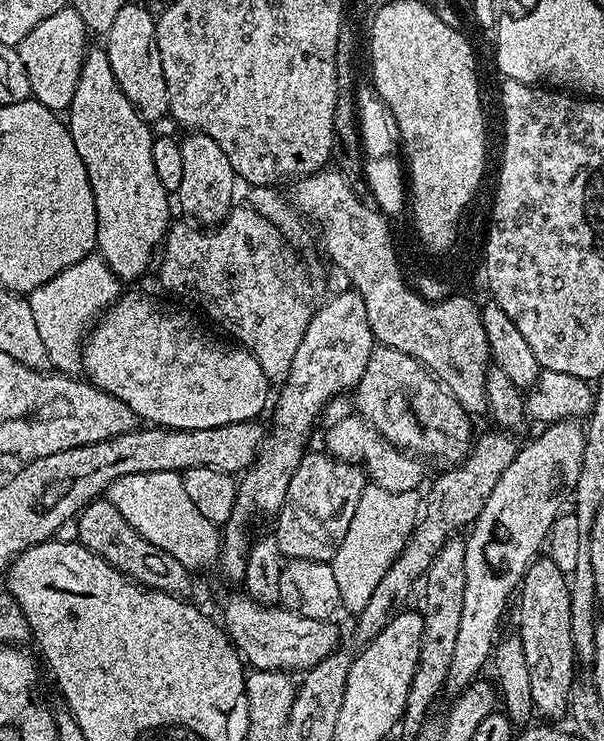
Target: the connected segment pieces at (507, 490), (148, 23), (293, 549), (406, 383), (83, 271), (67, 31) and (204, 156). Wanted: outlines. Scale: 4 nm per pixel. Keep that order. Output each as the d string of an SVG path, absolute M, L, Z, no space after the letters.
M557 420L543 429L541 436L536 436L528 445L521 447L516 453L514 462L502 470L502 478L498 478L490 498L486 498L486 506L482 506L482 514L470 526L464 540L466 550L466 595L462 600L462 619L458 630L454 658L450 661L450 674L447 687L463 690L476 683L480 672L490 664L490 657L501 635L500 622L504 611L508 608L508 599L513 599L514 593L524 580L526 570L533 560L541 555L552 524L561 515L564 499L573 495L578 474L582 474L584 458L584 436L586 428L578 420Z
M130 2L114 17L110 30L103 37L102 47L110 58L110 70L126 94L130 106L146 122L160 120L169 115L166 74L162 74L162 58L156 41L156 16L148 13L142 5Z
M320 452L304 453L294 478L290 478L284 505L274 520L278 550L288 560L332 561L342 546L342 538L346 538L346 530L350 530L358 498L362 498L362 490L370 483L359 464L348 464Z
M377 345L373 349L366 370L354 389L354 406L357 413L378 429L391 444L405 451L415 452L424 458L432 456L446 462L445 465L448 466L460 463L469 451L472 440L469 413L464 411L428 368L422 366L412 355L403 354L400 350L384 345Z
M99 254L84 256L74 266L59 272L50 282L27 293L38 335L48 351L48 363L53 369L72 374L81 367L82 345L97 320L116 303L122 295L121 281L110 270L110 266Z
M70 6L50 14L50 18L38 22L38 26L34 26L34 30L30 30L26 38L22 38L18 51L30 78L31 99L57 114L63 113L72 105L74 90L82 74L84 55L90 47L88 39L88 27Z
M188 132L180 140L182 150L182 186L178 186L175 199L180 199L180 208L189 221L200 226L221 224L234 207L232 195L236 192L238 177L230 166L226 154L222 154L222 146L201 132Z

